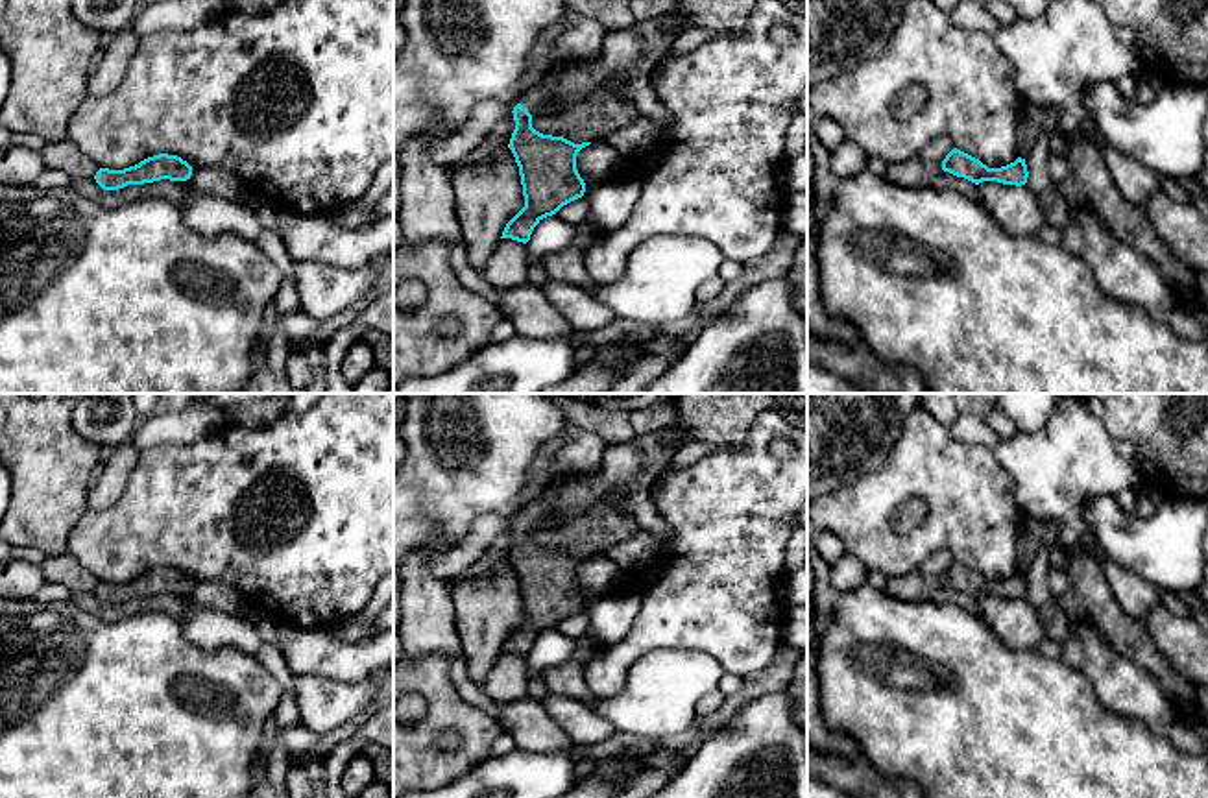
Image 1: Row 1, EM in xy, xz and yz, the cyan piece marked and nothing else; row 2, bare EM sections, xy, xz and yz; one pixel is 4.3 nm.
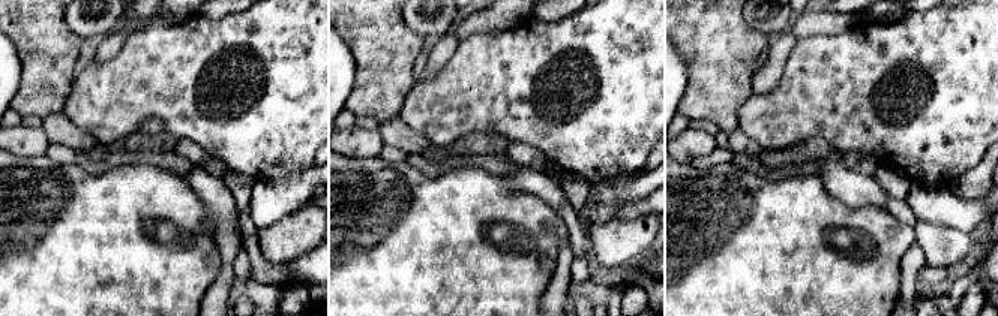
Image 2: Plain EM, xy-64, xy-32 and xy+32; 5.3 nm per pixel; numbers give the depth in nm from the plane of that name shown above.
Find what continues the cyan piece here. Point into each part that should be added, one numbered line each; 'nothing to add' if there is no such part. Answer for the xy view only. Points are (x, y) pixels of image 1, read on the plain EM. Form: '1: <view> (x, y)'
nothing to add

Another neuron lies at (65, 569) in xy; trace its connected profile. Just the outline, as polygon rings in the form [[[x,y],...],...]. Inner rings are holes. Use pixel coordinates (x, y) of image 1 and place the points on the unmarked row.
[[[70,552],[46,556],[41,563],[46,582],[61,584],[70,591],[94,591],[100,578],[85,569]]]

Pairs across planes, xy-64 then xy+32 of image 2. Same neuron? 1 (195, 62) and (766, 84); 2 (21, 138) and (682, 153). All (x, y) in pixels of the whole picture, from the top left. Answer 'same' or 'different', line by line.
1: different
2: same

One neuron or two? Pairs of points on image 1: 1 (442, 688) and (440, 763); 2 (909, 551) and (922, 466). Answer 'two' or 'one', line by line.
1: one
2: one

